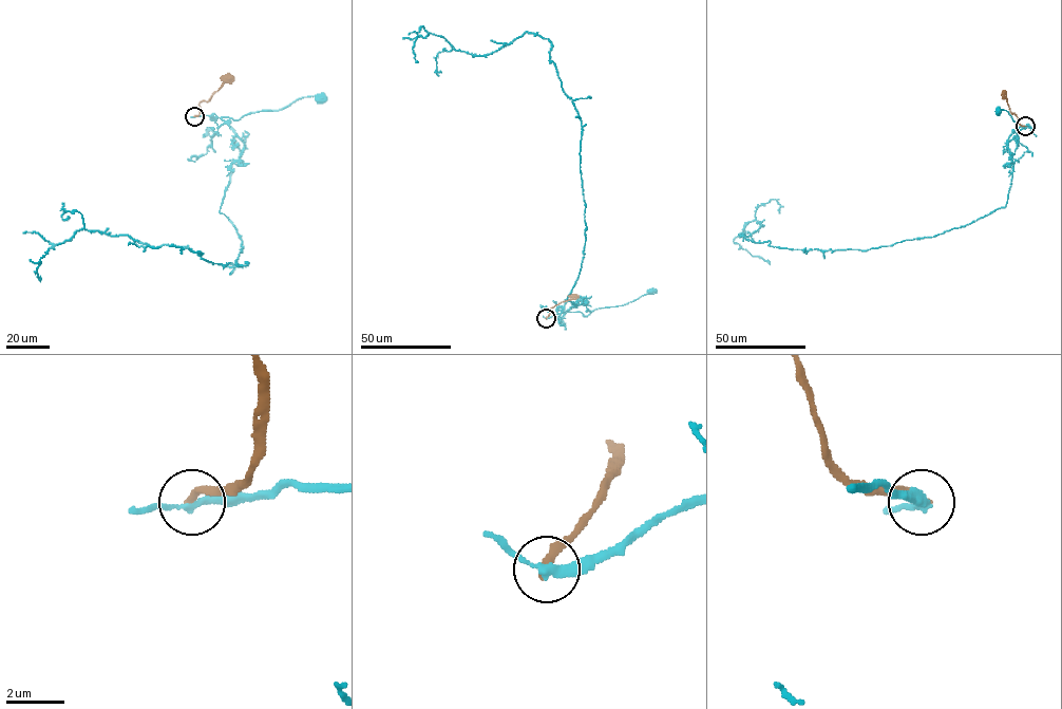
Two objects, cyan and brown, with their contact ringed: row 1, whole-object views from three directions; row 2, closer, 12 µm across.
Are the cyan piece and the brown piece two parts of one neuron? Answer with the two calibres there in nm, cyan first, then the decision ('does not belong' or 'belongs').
calibres 240 and 280 nm; does not belong

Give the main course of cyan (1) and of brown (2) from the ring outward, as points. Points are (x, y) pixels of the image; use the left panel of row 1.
1: (194, 116), (239, 119), (258, 111), (280, 110), (305, 96), (321, 97)
2: (194, 116), (200, 113), (200, 101), (208, 100), (227, 77)

